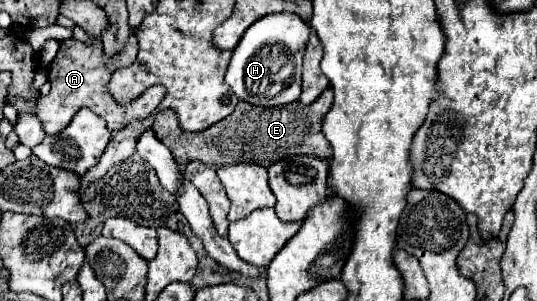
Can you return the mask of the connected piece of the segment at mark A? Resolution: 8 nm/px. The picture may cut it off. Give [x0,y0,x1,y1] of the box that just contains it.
[35,35,165,135]

